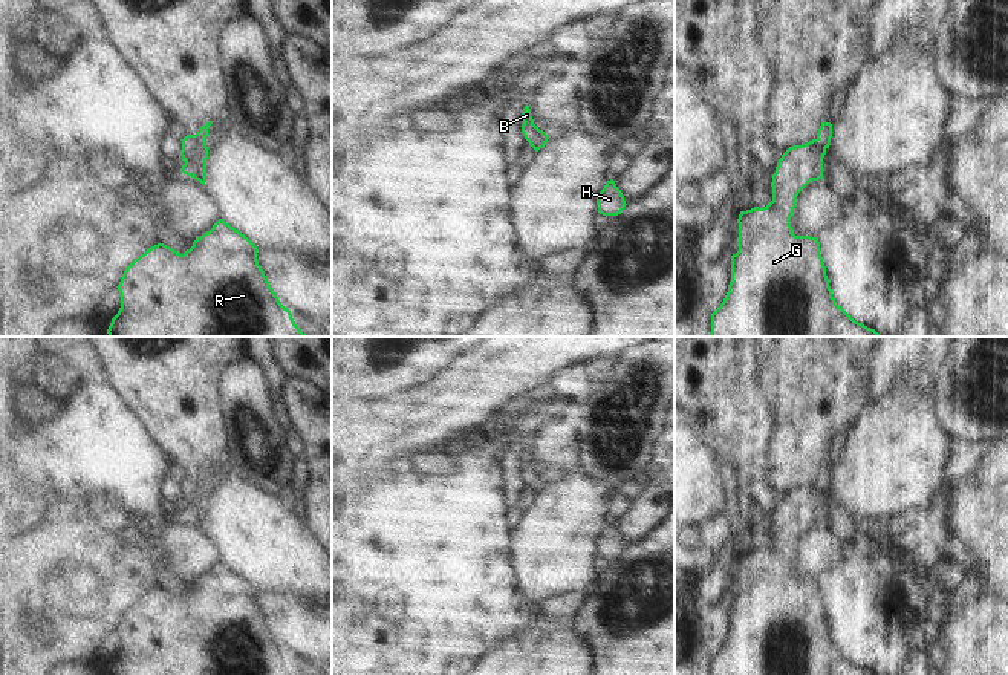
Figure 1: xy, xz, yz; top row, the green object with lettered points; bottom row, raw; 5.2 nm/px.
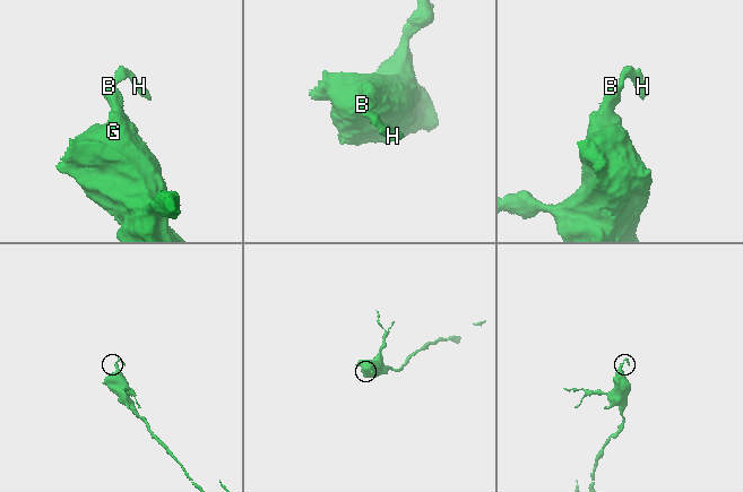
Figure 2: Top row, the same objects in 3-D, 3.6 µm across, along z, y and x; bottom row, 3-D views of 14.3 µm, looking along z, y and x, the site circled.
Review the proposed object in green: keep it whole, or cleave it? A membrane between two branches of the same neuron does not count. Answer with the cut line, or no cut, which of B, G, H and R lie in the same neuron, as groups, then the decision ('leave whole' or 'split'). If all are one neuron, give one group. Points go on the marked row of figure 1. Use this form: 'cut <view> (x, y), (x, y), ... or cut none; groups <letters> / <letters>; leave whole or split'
cut none; groups B G H R; leave whole

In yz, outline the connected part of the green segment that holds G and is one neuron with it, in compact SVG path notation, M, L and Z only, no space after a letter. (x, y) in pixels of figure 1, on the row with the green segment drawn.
M823 121L815 139L789 147L772 174L772 201L763 208L740 211L739 251L731 256L728 292L711 314L711 337L880 337L835 303L818 237L795 236L791 227L798 193L811 181L823 179L831 138L832 124Z

